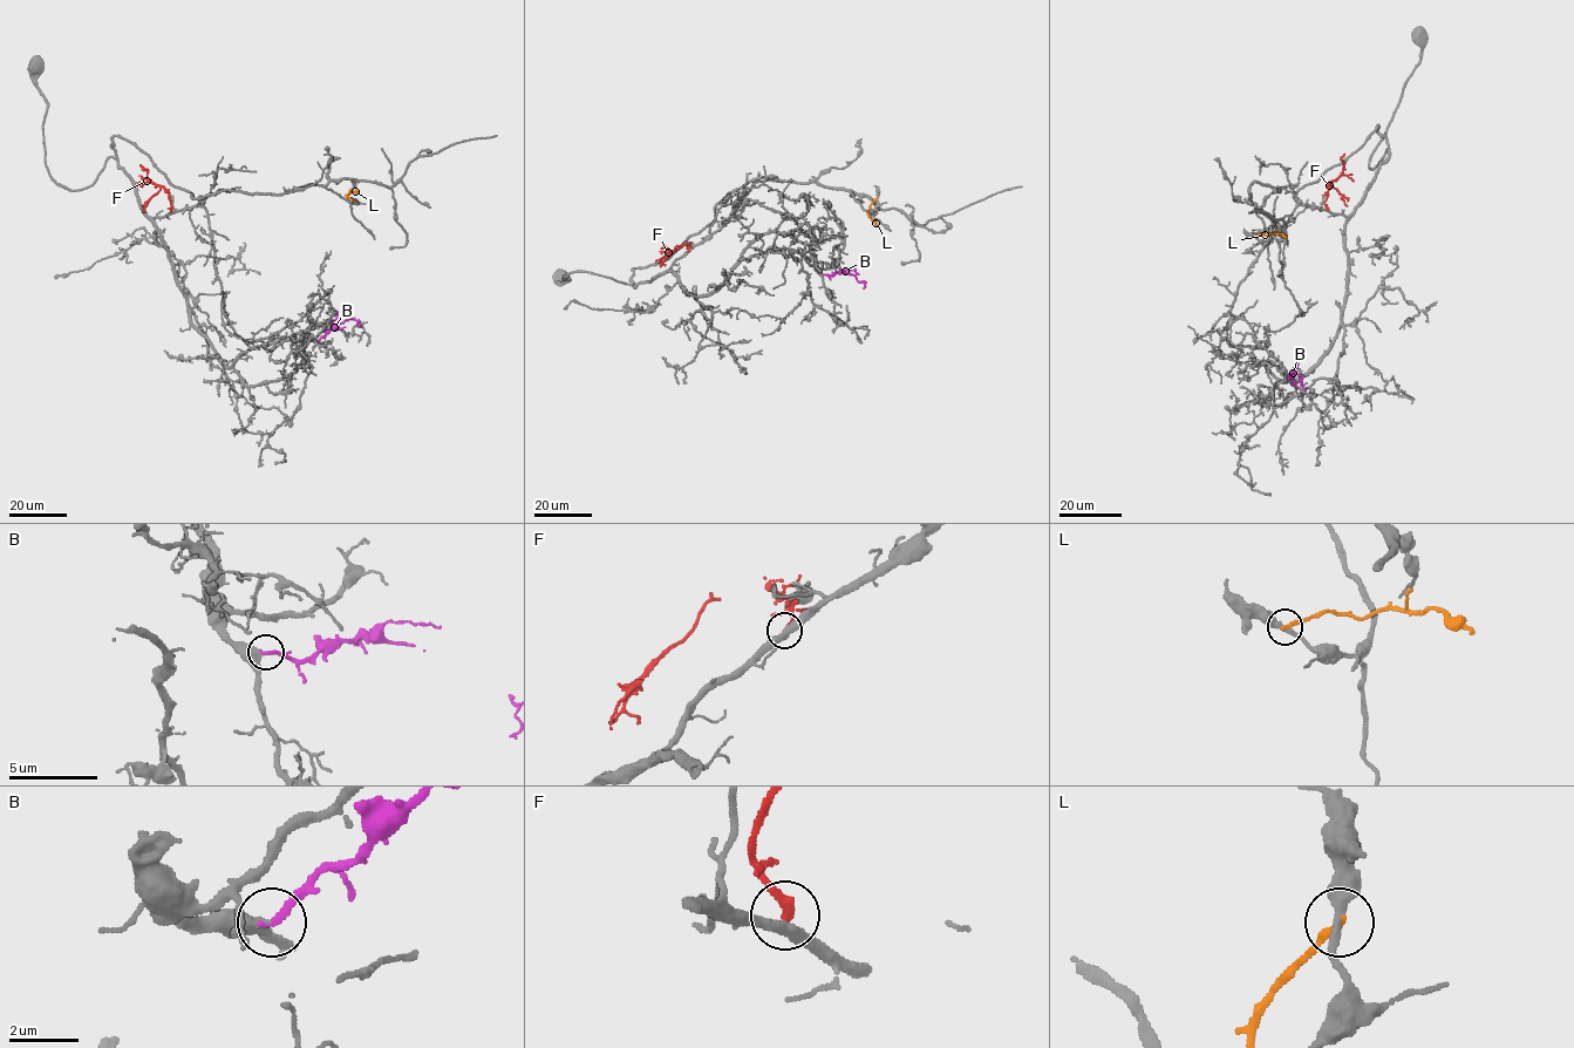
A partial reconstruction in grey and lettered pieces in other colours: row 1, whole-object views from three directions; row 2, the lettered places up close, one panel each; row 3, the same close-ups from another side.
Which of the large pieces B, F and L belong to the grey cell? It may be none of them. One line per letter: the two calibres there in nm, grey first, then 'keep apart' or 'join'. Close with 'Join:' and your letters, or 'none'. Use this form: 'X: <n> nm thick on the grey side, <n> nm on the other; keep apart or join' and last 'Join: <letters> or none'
B: 300 nm thick on the grey side, 220 nm on the other; join
F: 360 nm thick on the grey side, 300 nm on the other; keep apart
L: 300 nm thick on the grey side, 220 nm on the other; keep apart
Join: B

